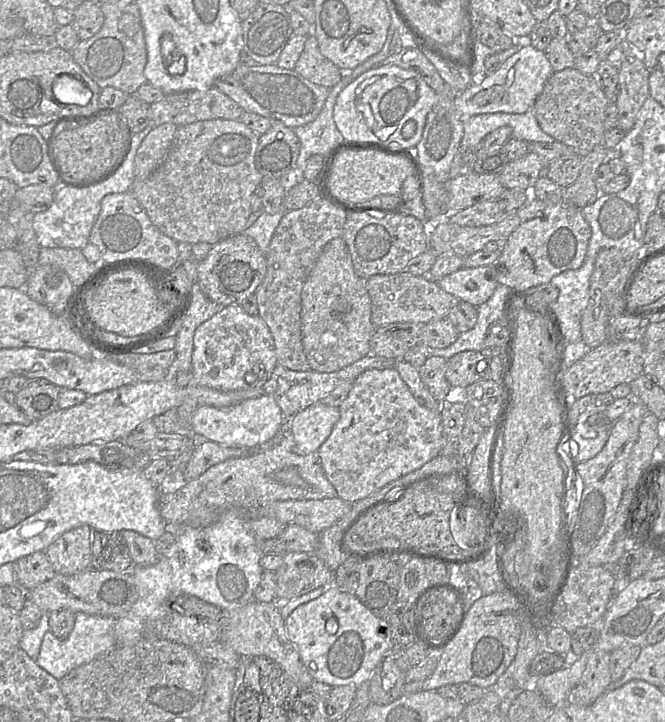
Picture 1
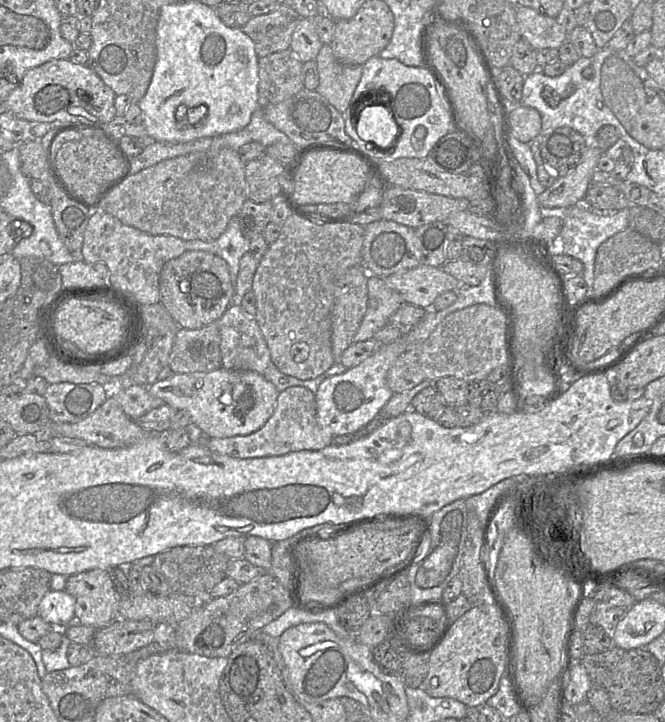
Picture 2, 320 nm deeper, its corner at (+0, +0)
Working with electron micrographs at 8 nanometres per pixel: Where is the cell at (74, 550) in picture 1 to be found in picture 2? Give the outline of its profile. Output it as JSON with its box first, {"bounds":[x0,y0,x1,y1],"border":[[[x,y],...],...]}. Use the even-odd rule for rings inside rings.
{"bounds":[65,569,120,629],"border":[[[92,569],[67,578],[65,591],[74,596],[78,623],[102,629],[119,619],[120,595],[111,570]]]}

